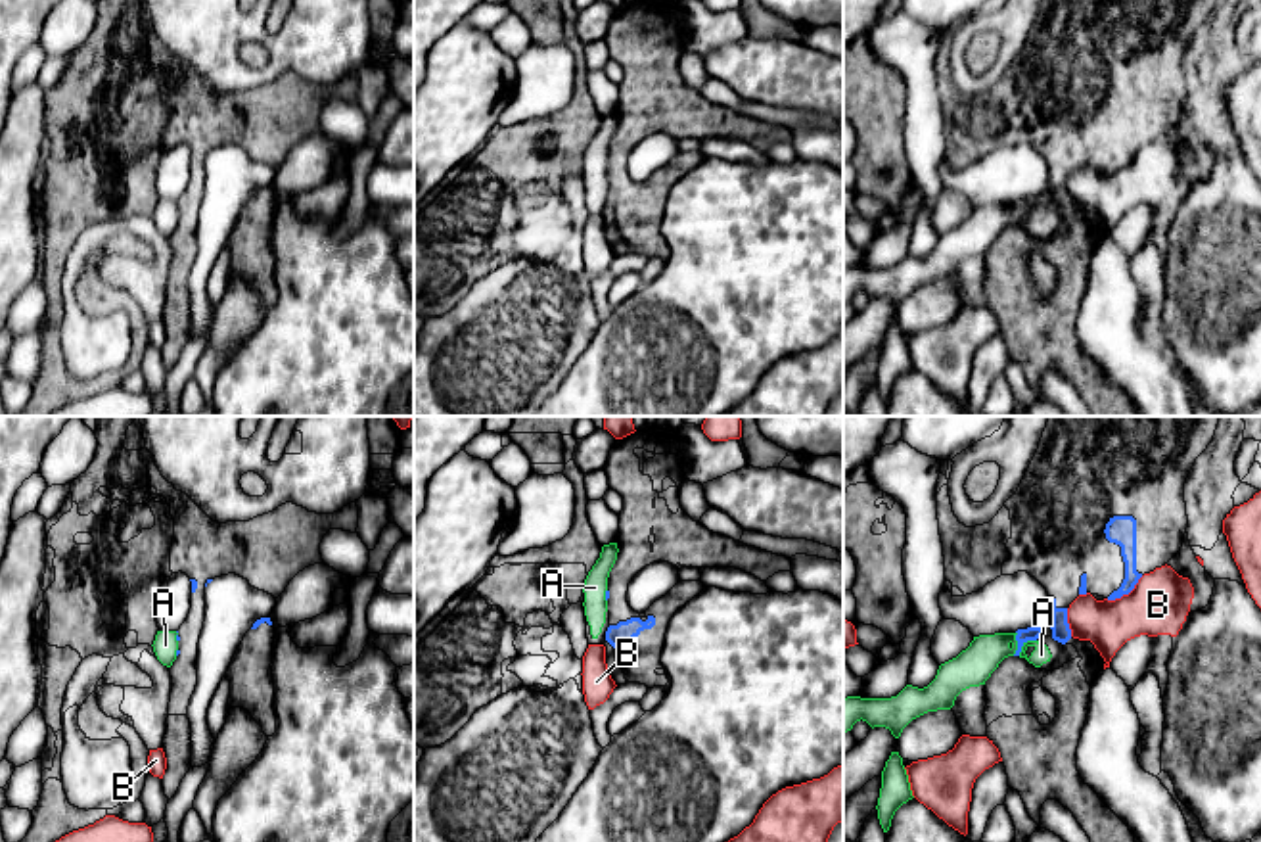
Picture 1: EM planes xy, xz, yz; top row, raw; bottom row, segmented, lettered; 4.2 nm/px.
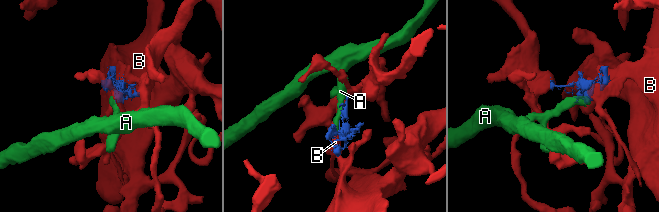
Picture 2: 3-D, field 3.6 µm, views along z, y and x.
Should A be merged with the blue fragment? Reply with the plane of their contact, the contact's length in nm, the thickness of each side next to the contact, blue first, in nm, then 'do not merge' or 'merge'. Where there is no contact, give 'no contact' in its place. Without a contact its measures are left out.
contact in yz; length 120 nm; calibres 60 and 80 nm; do not merge

